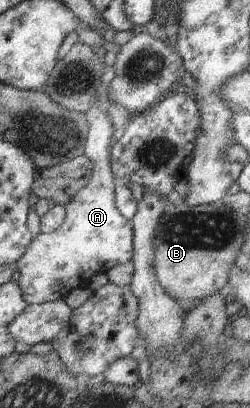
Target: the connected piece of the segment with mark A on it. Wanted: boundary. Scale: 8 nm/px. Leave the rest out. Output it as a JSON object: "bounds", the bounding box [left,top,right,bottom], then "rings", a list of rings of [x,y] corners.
{"bounds":[17,104,134,305],"rings":[[[93,104],[83,114],[87,115],[89,123],[85,154],[93,161],[91,181],[67,203],[63,225],[55,231],[41,231],[34,235],[32,246],[17,262],[21,291],[28,305],[64,300],[75,287],[81,285],[84,277],[91,281],[96,273],[109,273],[117,265],[134,258],[133,224],[116,205],[118,180],[112,169],[112,148],[120,130],[113,129],[104,106],[95,107]]]}

